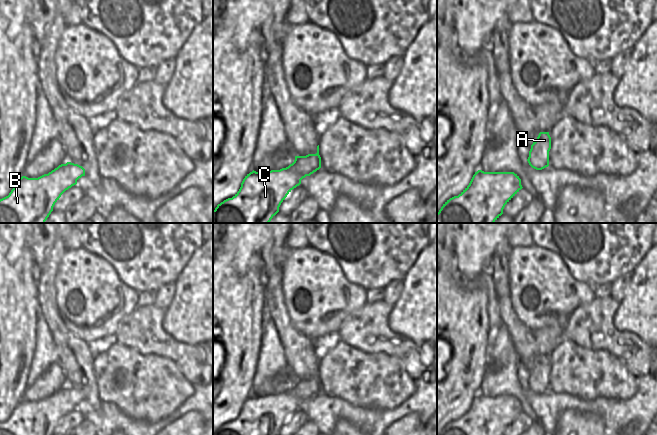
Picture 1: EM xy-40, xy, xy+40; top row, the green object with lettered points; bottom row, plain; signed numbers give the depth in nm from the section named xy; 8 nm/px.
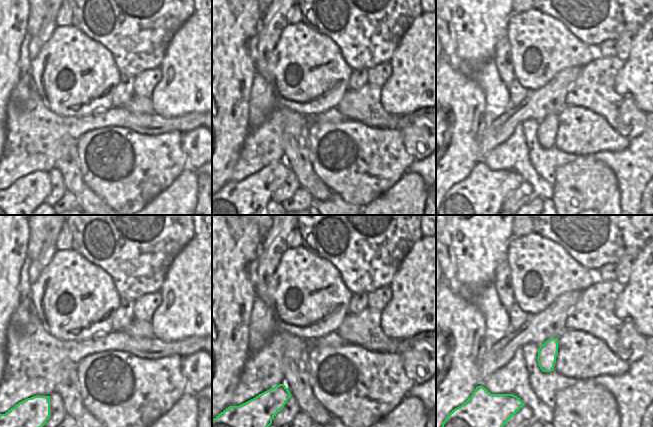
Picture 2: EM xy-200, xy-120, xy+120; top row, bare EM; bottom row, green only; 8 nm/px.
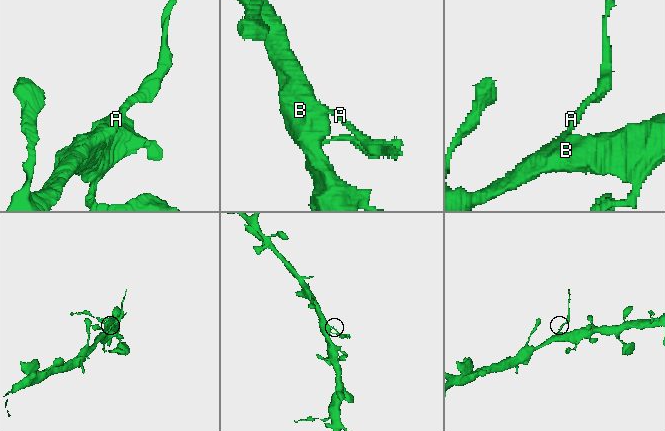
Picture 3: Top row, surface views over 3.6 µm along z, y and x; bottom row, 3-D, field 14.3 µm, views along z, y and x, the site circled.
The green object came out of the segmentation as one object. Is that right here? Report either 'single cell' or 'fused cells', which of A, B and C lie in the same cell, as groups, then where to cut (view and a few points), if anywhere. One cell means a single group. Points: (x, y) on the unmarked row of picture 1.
fused cells | A / B C | xy (293, 386), (295, 398), (300, 404)

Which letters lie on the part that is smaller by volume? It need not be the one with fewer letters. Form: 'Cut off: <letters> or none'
Cut off: A

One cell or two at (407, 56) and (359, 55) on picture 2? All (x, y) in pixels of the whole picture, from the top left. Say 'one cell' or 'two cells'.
two cells

